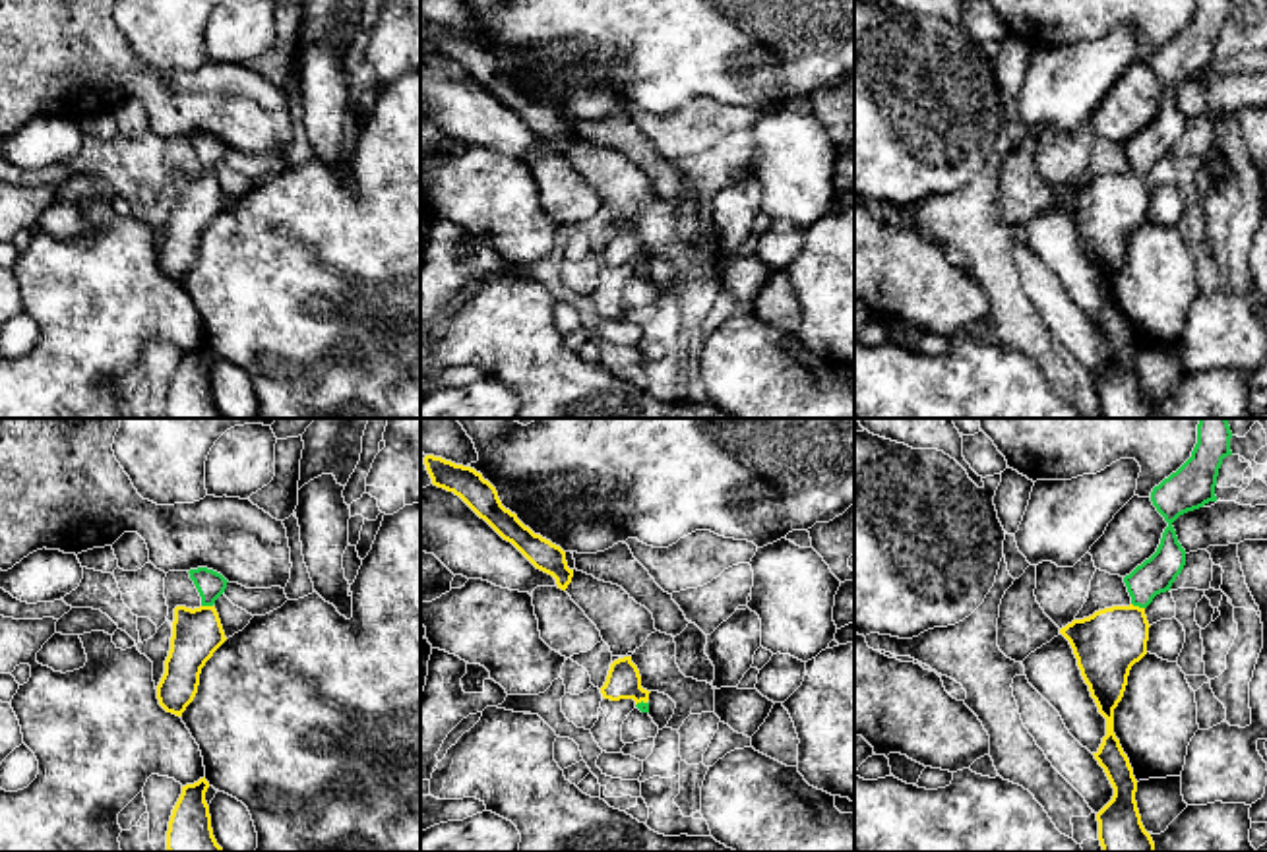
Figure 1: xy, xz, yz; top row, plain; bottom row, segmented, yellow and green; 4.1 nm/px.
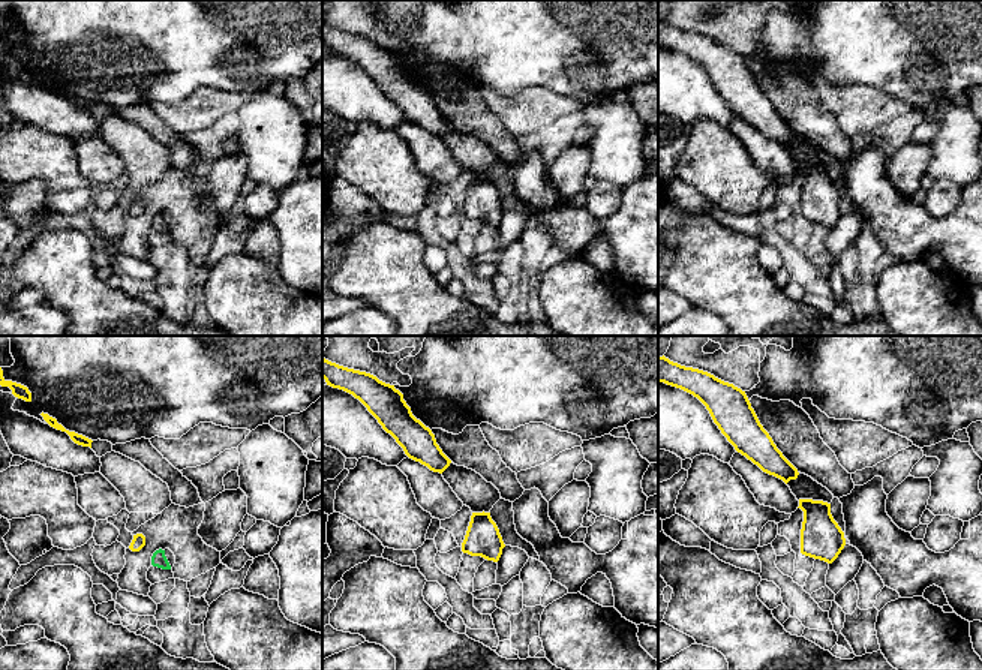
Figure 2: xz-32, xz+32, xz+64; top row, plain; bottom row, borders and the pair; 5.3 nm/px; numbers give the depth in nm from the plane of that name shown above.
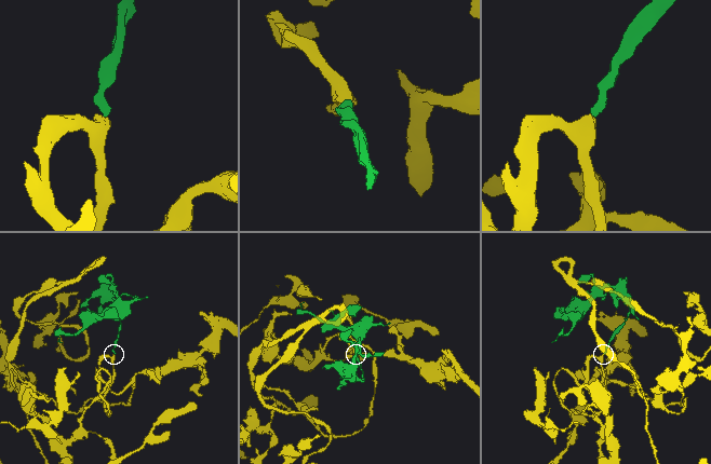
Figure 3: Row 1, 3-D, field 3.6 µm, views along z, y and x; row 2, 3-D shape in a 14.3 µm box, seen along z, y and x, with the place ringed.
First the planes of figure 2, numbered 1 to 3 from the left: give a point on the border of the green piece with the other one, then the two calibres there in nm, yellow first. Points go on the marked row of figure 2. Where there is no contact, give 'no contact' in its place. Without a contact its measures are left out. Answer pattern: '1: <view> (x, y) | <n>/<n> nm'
1: no contact
2: no contact
3: no contact

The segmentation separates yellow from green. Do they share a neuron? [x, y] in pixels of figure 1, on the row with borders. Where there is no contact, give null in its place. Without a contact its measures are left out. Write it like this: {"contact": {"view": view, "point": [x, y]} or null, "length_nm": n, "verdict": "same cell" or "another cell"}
{"contact": {"view": "yz", "point": [1138, 607]}, "length_nm": 60, "verdict": "same cell"}

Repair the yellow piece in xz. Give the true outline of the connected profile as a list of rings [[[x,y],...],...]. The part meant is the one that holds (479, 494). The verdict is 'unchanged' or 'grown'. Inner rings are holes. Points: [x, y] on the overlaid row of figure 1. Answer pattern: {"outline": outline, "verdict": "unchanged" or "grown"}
{"outline": [[[426,455],[424,465],[434,486],[459,496],[504,540],[511,542],[537,569],[552,575],[558,589],[568,589],[573,569],[568,567],[566,552],[541,534],[535,534],[517,519],[515,513],[506,509],[496,488],[484,480],[480,472],[434,455]]], "verdict": "unchanged"}

